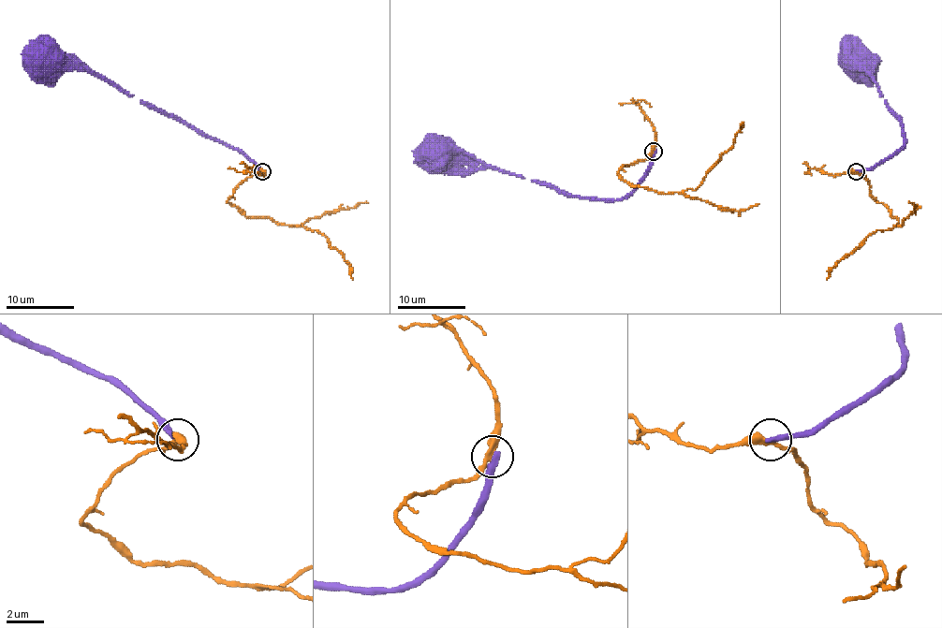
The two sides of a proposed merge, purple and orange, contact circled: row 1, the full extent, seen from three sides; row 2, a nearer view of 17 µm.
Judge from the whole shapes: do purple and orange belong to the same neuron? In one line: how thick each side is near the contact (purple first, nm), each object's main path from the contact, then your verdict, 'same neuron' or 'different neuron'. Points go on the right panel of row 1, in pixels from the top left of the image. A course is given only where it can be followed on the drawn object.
calibres 360 and 320 nm; course purple (856, 171), (873, 170), (905, 142), (902, 124), (888, 109), (873, 81), (873, 73), (864, 57), (861, 63); course orange (856, 171), (864, 175), (876, 200), (898, 220), (895, 226), (873, 231), (835, 266), (827, 279); different neuron

